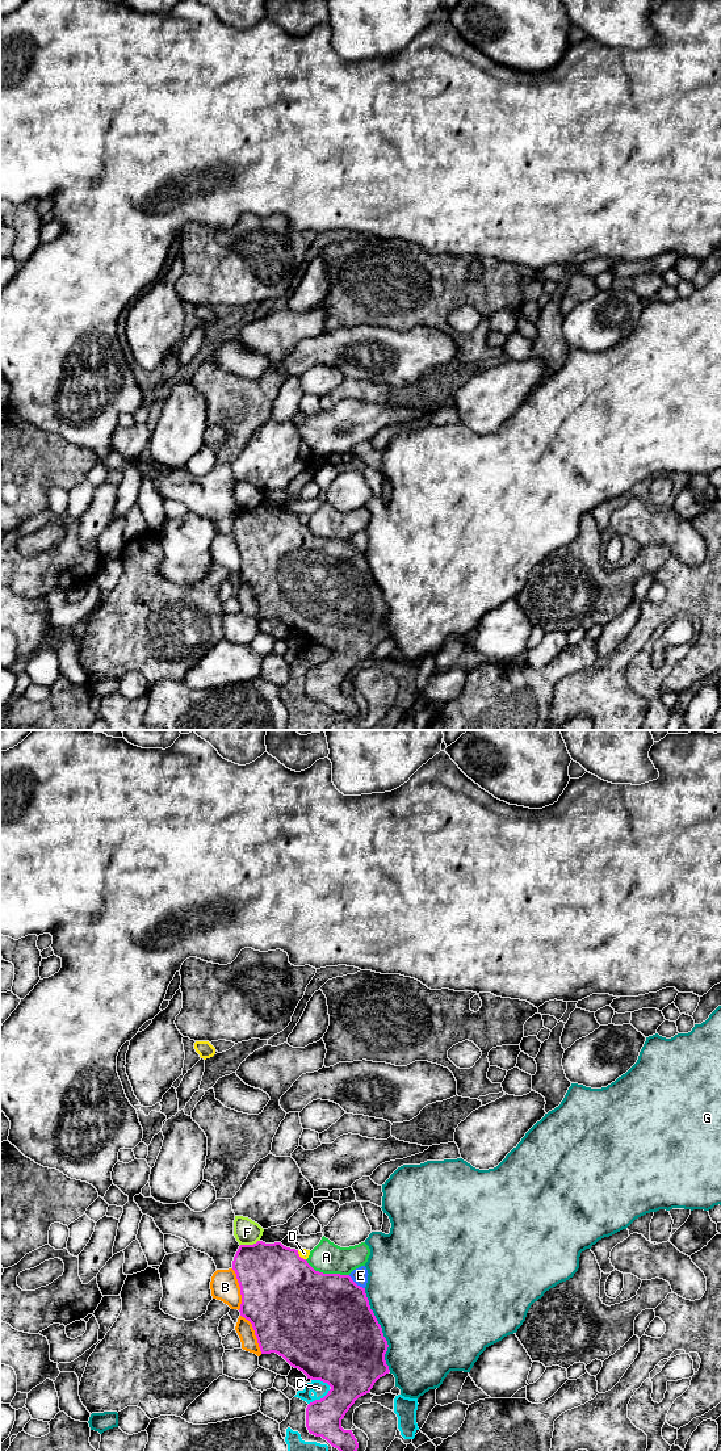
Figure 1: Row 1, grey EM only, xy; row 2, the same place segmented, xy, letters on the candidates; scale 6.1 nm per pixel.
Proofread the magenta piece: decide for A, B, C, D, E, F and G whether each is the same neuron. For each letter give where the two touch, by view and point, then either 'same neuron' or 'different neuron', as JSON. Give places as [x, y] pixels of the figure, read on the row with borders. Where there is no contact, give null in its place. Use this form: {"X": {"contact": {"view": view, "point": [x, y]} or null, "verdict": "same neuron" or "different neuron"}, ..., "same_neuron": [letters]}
{"A": {"contact": {"view": "xy", "point": [327, 1274]}, "verdict": "different neuron"}, "B": {"contact": {"view": "xy", "point": [240, 1290]}, "verdict": "different neuron"}, "C": {"contact": {"view": "xy", "point": [321, 1399]}, "verdict": "different neuron"}, "D": {"contact": {"view": "xy", "point": [298, 1256]}, "verdict": "different neuron"}, "E": {"contact": {"view": "xy", "point": [355, 1283]}, "verdict": "different neuron"}, "F": {"contact": {"view": "xy", "point": [250, 1245]}, "verdict": "different neuron"}, "G": {"contact": {"view": "xy", "point": [381, 1330]}, "verdict": "different neuron"}, "same_neuron": []}

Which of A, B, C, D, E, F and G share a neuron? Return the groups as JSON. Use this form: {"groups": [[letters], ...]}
{"groups": [["A"], ["B"], ["C"], ["D"], ["E"], ["F"], ["G"]]}

